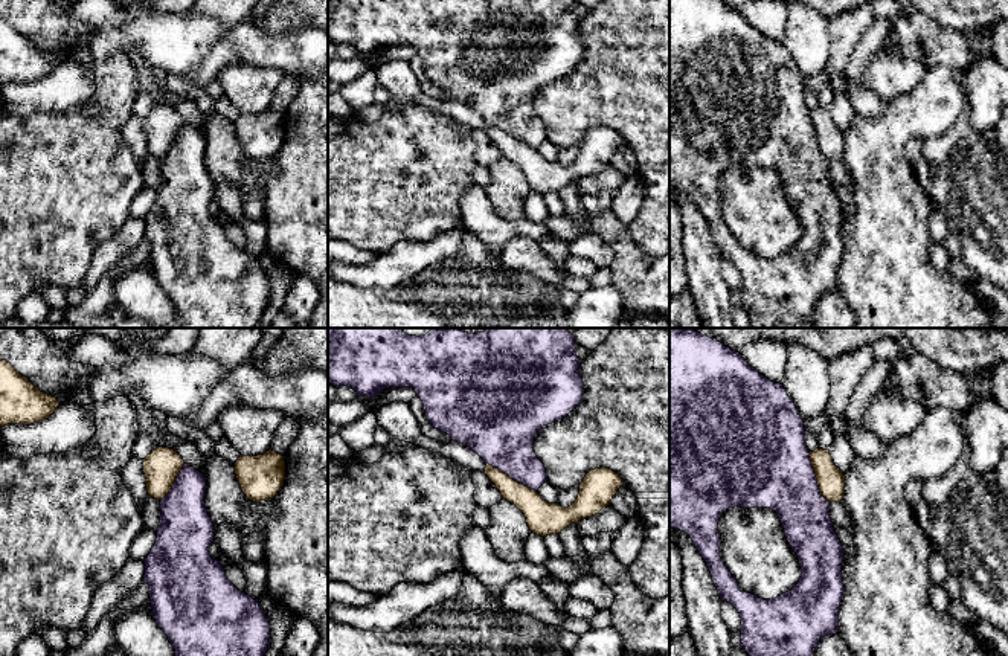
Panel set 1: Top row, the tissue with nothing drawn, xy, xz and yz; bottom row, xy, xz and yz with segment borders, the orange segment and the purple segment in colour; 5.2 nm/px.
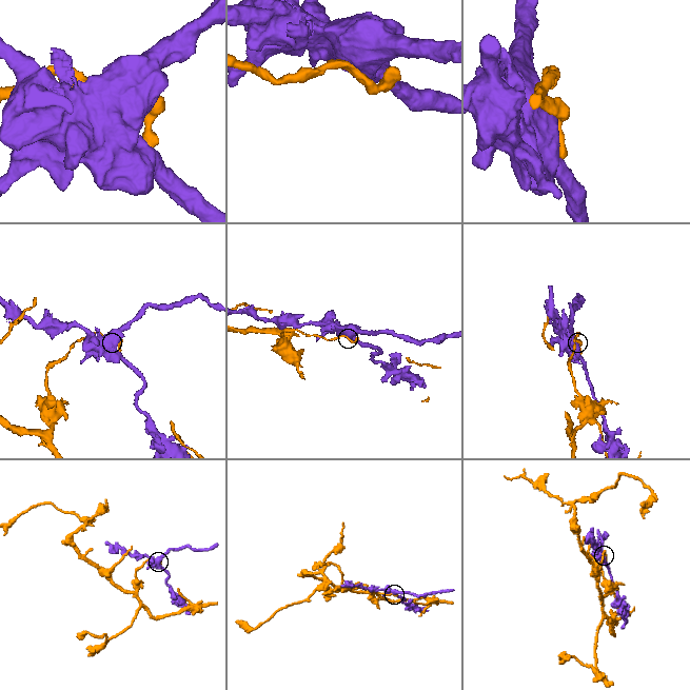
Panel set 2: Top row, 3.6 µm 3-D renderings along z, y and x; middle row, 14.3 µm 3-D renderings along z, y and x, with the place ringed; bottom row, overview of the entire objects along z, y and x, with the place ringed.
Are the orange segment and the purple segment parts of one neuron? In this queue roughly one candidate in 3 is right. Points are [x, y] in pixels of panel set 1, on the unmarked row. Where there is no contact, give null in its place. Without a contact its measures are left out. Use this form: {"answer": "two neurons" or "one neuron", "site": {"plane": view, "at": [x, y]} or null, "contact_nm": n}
{"answer": "two neurons", "site": {"plane": "yz", "at": [816, 136]}, "contact_nm": 300}

